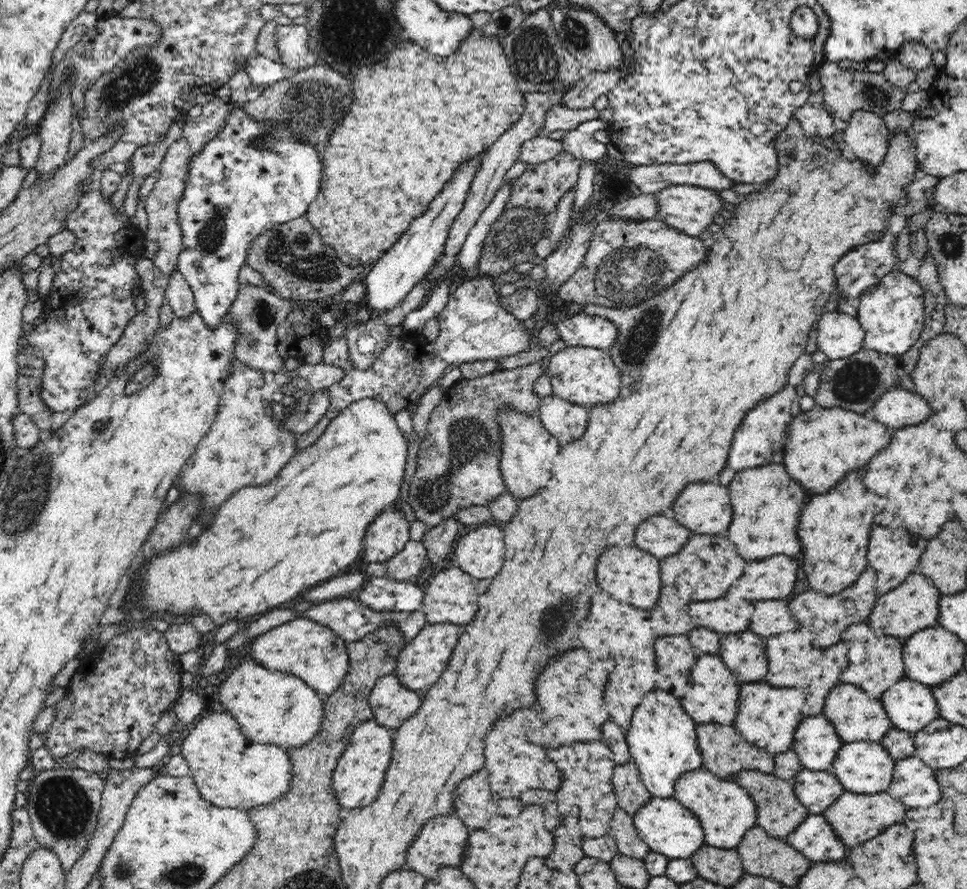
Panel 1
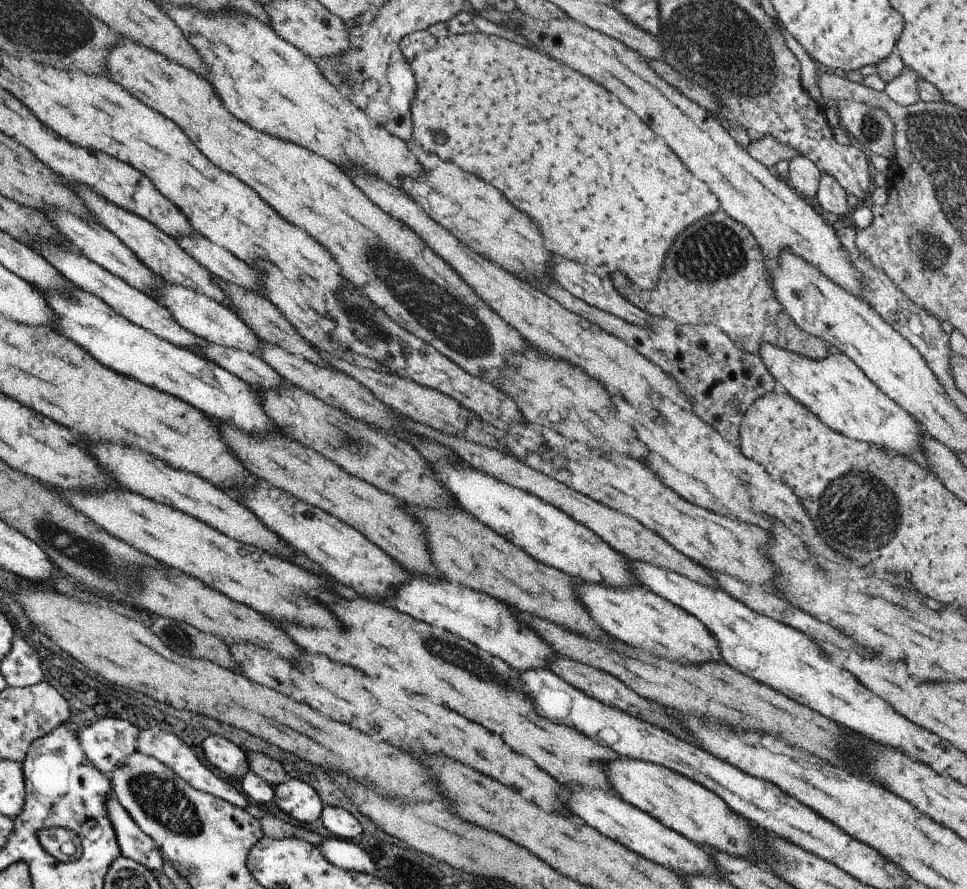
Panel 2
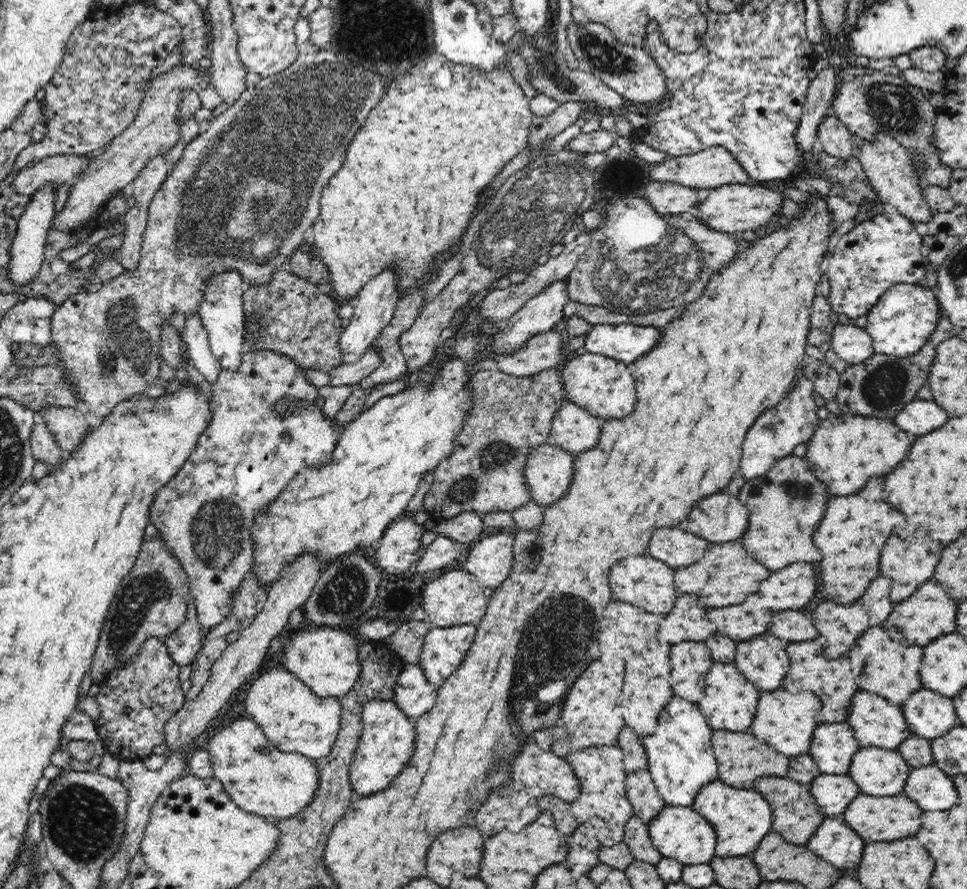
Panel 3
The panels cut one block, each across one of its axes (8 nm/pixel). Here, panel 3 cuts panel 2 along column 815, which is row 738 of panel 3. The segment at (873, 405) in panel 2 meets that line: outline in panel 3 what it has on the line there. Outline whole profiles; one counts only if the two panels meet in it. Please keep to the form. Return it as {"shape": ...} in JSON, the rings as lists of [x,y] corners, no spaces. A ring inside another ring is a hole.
{"shape":[[[370,700],[363,708],[362,732],[349,772],[353,790],[370,796],[386,790],[400,771],[410,762],[415,749],[415,723],[393,700]]]}

